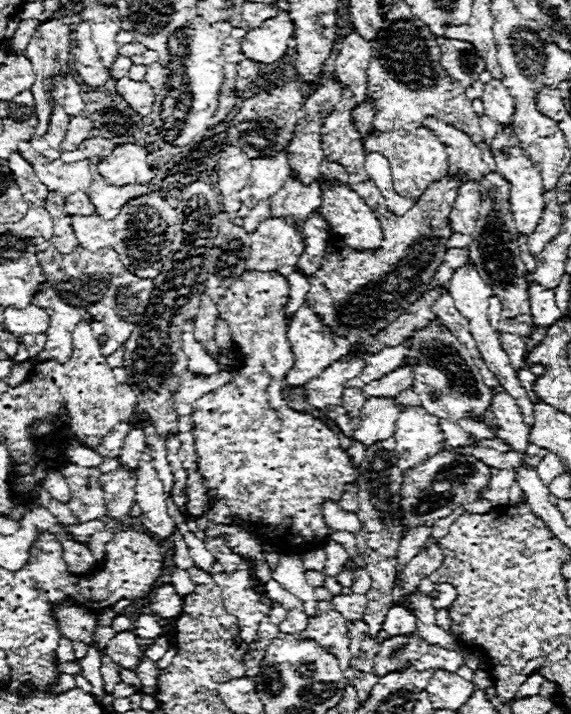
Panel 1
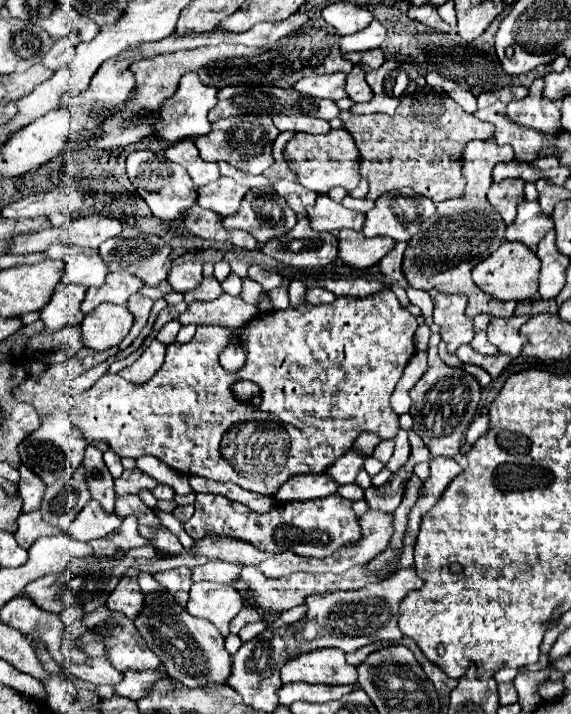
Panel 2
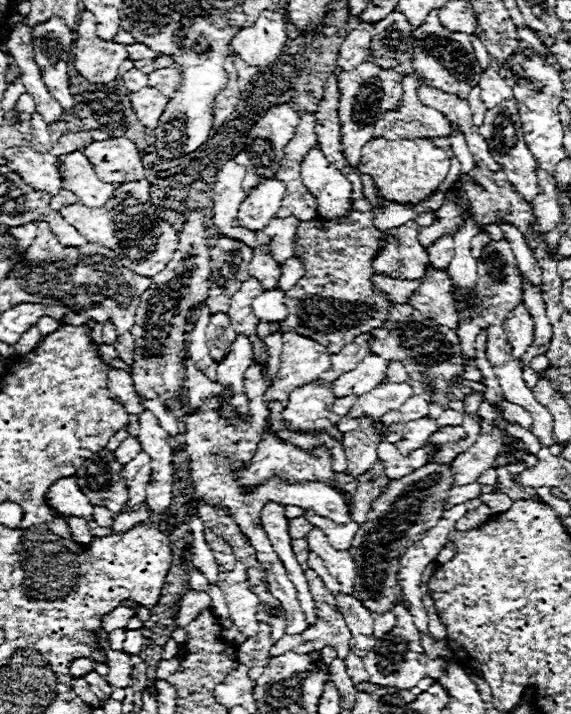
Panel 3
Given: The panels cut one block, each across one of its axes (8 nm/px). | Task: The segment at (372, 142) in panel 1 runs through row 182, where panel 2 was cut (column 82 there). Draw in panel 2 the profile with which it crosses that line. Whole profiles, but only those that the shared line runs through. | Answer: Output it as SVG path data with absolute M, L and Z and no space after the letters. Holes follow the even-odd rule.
M386 284L378 294L374 296L366 296L366 298L348 298L348 296L340 296L334 300L334 304L322 304L322 306L306 306L300 304L296 308L286 308L286 310L276 310L276 312L266 312L266 314L258 314L254 320L250 320L250 324L238 328L238 330L228 330L222 326L198 326L192 342L186 344L168 344L166 348L166 360L162 364L162 368L146 382L146 384L130 384L124 378L118 378L118 374L104 374L88 392L82 392L78 396L72 398L64 398L62 408L66 410L66 414L70 416L70 420L84 432L86 440L92 444L96 440L104 440L108 442L108 446L118 454L118 456L130 456L130 458L140 458L140 456L154 456L158 460L162 460L164 464L168 464L170 468L182 472L182 474L194 474L194 476L202 476L208 480L218 480L218 482L234 482L238 486L242 486L244 490L252 490L258 494L266 494L266 496L274 496L274 492L278 492L278 488L290 480L290 476L298 476L298 474L322 474L326 472L340 456L344 456L354 440L358 438L358 434L362 432L376 432L380 436L380 440L388 440L394 438L398 434L398 414L390 408L390 394L394 392L396 382L400 380L404 366L408 364L408 360L414 356L416 346L414 346L414 332L418 328L416 318L400 306L396 294L392 292L392 288ZM232 336L238 336L240 340L246 340L246 364L238 370L238 372L226 372L220 364L218 364L218 356L220 352L226 348L226 344L230 342ZM236 380L252 380L256 382L262 390L272 390L272 396L282 396L280 392L284 392L284 418L282 416L274 416L264 420L264 412L260 412L258 406L252 406L250 402L238 402L232 392L230 386Z

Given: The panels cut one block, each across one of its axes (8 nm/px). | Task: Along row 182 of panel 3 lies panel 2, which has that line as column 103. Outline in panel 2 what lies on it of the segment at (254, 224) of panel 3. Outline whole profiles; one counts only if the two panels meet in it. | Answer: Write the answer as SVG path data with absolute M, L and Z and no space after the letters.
M54 244L46 250L46 256L52 260L62 260L66 264L64 284L84 284L84 286L102 286L110 274L106 262L94 248L82 248L76 244Z

